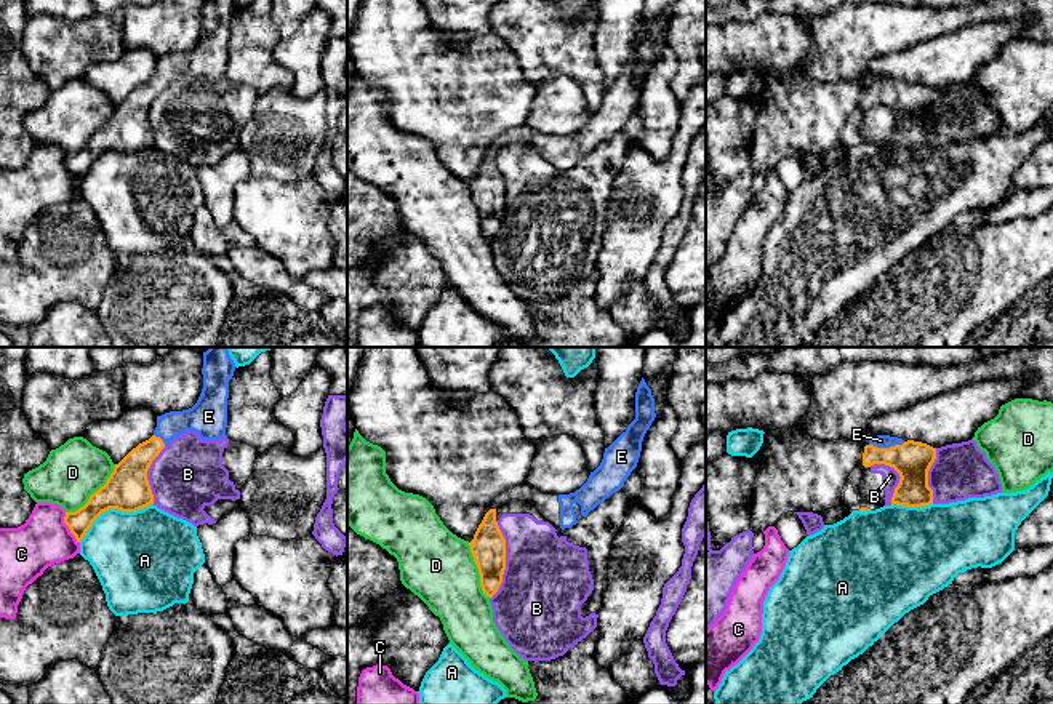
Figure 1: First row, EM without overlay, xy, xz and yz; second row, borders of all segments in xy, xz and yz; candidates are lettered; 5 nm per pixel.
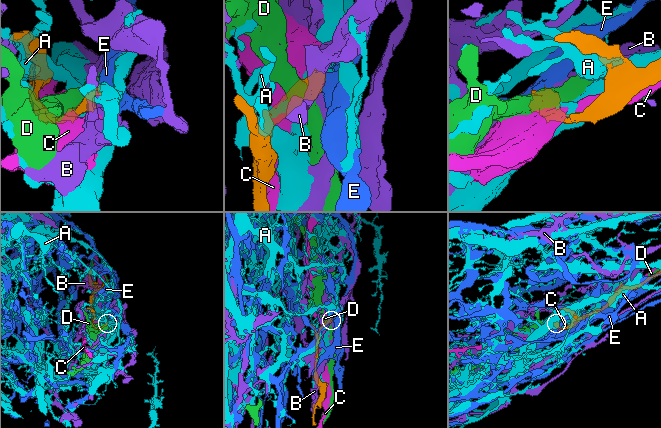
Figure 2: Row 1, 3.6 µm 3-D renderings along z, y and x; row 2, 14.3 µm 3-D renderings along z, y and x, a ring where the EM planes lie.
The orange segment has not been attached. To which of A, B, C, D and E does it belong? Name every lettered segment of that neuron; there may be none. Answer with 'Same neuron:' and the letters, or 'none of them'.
Same neuron: E

